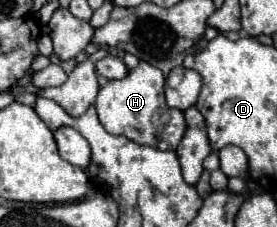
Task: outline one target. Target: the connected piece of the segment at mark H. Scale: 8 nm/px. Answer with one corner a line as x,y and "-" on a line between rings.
139,61
137,67
129,69
127,77
113,79
105,87
99,89
95,107
101,119
101,125
113,133
123,135
139,145
149,145
161,151
173,151
181,143
185,135
185,115
181,109
169,109
163,95
165,77
161,69
149,65
147,61

